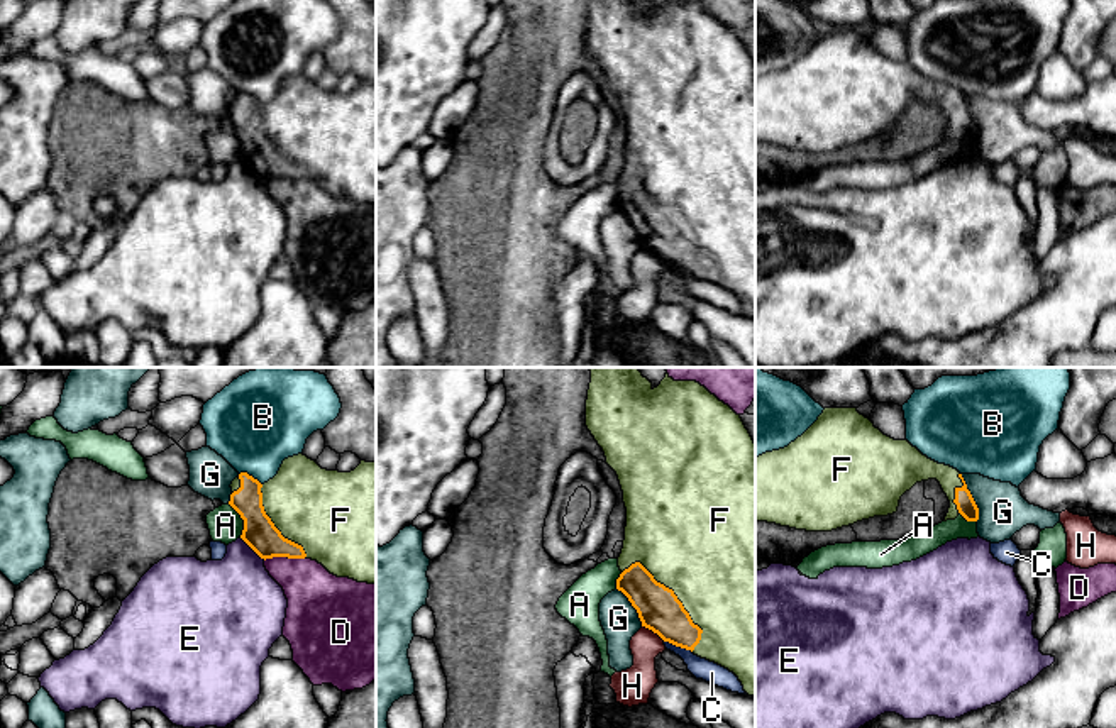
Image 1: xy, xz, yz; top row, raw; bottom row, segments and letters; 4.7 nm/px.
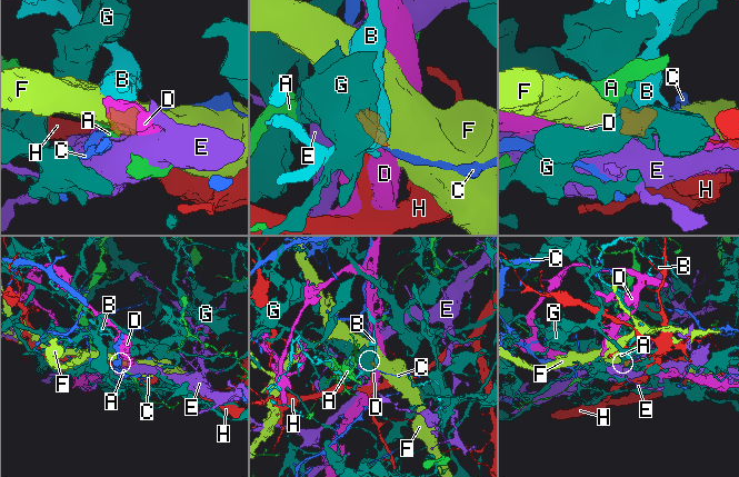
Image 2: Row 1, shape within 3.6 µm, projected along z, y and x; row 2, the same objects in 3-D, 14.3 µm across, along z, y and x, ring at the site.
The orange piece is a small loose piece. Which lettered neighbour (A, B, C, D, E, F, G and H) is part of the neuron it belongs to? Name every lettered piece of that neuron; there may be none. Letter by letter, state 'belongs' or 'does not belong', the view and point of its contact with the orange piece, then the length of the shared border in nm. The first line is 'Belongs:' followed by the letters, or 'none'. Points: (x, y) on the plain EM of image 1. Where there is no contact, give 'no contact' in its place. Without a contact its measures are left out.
Belongs: F
A: does not belong | xy (243, 139) | 180 nm
B: does not belong | xy (251, 97) | 130 nm
C: does not belong | xz (678, 266) | 150 nm
D: does not belong | xy (285, 176) | 200 nm
E: does not belong | xy (253, 170) | 160 nm
F: belongs | xz (676, 217) | 500 nm
G: does not belong | yz (972, 119) | 240 nm
H: does not belong | xz (654, 253) | 130 nm

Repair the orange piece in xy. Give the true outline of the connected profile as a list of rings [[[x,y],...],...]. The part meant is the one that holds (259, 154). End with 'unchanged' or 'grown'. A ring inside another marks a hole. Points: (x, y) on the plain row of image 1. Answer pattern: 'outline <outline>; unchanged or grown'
outline [[[298,74],[268,103],[240,93],[230,108],[229,125],[244,141],[240,159],[261,179],[307,178],[337,198],[376,205],[376,83],[361,81],[354,91],[339,93]]]; grown

